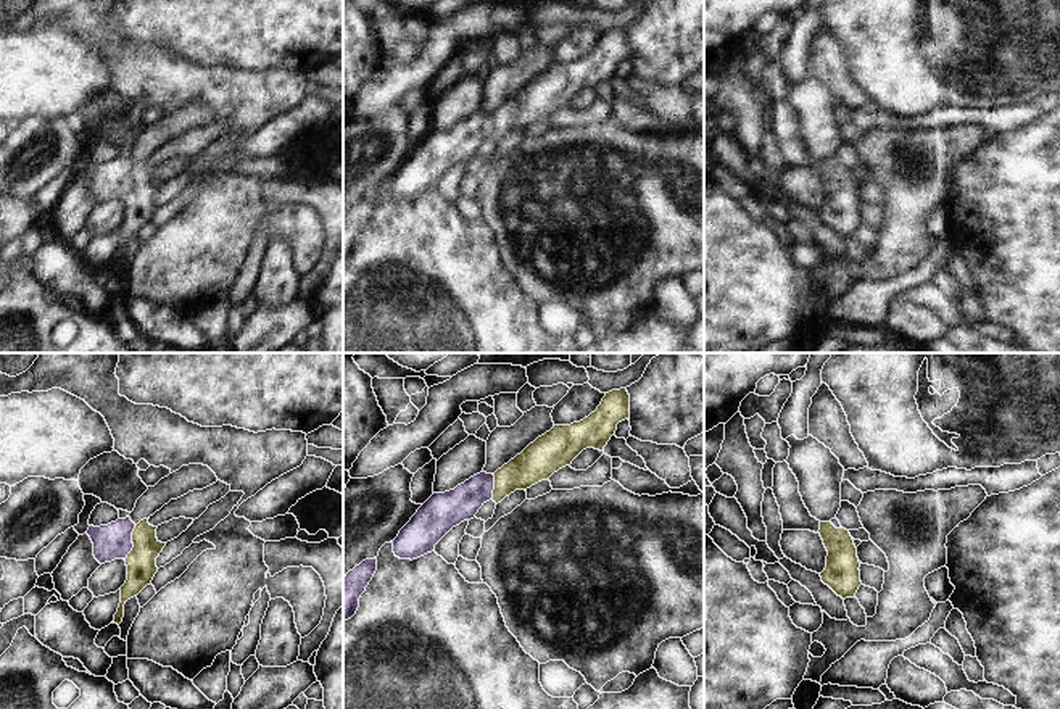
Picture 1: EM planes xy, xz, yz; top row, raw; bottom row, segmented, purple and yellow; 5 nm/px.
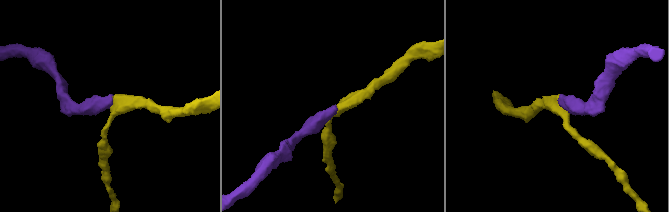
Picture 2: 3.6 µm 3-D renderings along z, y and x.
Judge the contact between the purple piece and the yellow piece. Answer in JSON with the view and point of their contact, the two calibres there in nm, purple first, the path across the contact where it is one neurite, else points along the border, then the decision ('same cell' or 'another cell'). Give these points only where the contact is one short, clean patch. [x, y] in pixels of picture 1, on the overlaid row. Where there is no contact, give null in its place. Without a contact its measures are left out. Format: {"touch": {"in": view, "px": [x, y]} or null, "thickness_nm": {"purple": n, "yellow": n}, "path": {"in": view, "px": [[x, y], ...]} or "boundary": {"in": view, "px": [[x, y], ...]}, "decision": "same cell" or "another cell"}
{"touch": {"in": "xy", "px": [132, 543]}, "thickness_nm": {"purple": 180, "yellow": 150}, "path": {"in": "xy", "px": [[111, 542], [132, 543], [140, 551], [140, 561]]}, "decision": "same cell"}

